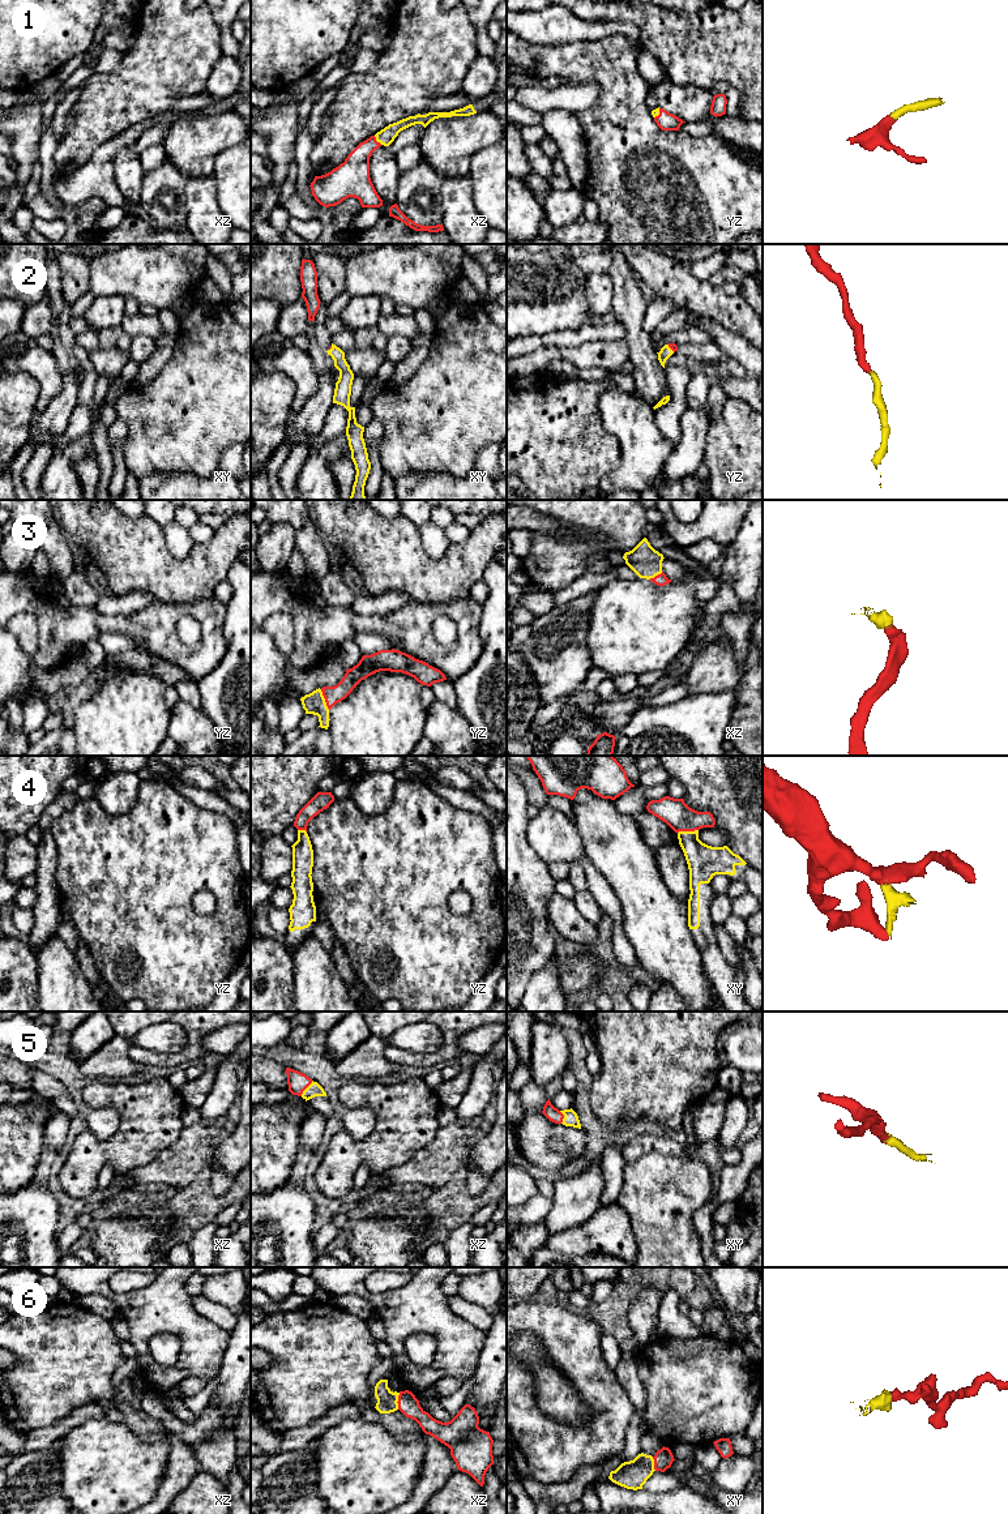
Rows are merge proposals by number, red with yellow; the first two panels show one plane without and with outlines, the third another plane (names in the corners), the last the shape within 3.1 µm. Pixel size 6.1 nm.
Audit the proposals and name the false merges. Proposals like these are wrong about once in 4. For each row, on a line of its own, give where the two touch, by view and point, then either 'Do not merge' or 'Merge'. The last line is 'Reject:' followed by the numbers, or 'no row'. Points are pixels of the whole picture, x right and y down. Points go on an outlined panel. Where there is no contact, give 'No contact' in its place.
1: Touches red at xz (376, 141). Merge
2: Touches red at yz (671, 349). Merge
3: Touches red at yz (325, 700). Merge
4: Touches red at xy (687, 830). Merge
5: Touches red at xz (306, 1087). Merge
6: Touches red at xz (398, 1401). Do not merge
Reject: 6

